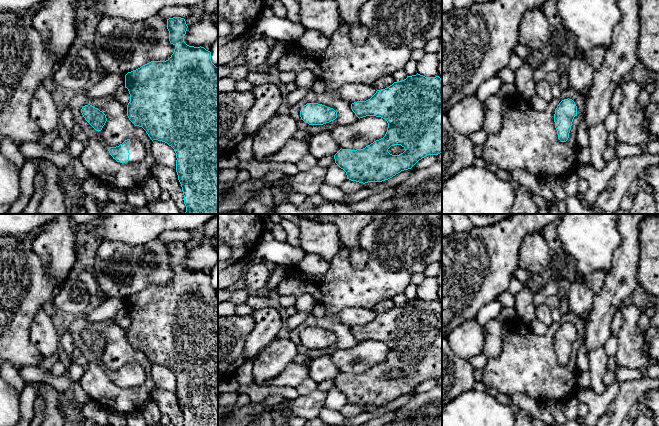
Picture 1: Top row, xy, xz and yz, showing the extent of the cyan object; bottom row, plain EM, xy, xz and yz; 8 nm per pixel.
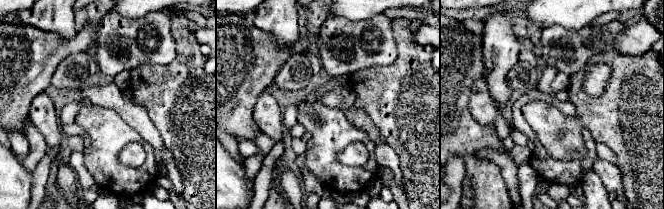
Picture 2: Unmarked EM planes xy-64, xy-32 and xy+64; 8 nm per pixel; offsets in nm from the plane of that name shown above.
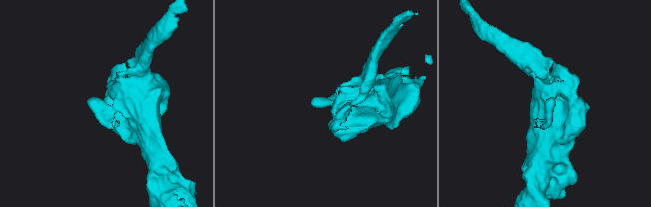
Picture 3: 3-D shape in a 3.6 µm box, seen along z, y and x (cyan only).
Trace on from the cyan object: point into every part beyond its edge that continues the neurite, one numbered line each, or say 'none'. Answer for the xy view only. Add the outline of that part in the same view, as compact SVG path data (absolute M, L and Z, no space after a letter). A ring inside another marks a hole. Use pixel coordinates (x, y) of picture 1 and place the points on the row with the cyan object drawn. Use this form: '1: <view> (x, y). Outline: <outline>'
1: xy (137, 149). Outline: M130 138L129 161L125 163L135 164L145 157L145 146L138 138Z

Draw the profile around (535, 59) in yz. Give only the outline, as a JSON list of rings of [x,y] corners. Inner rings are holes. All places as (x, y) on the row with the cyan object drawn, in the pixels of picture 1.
[[[536,49],[532,50],[528,54],[528,56],[524,59],[524,62],[526,62],[533,69],[533,71],[535,71],[545,64],[546,58],[540,50]]]

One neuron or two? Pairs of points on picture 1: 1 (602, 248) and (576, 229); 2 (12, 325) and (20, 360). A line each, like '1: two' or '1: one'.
1: one
2: one

